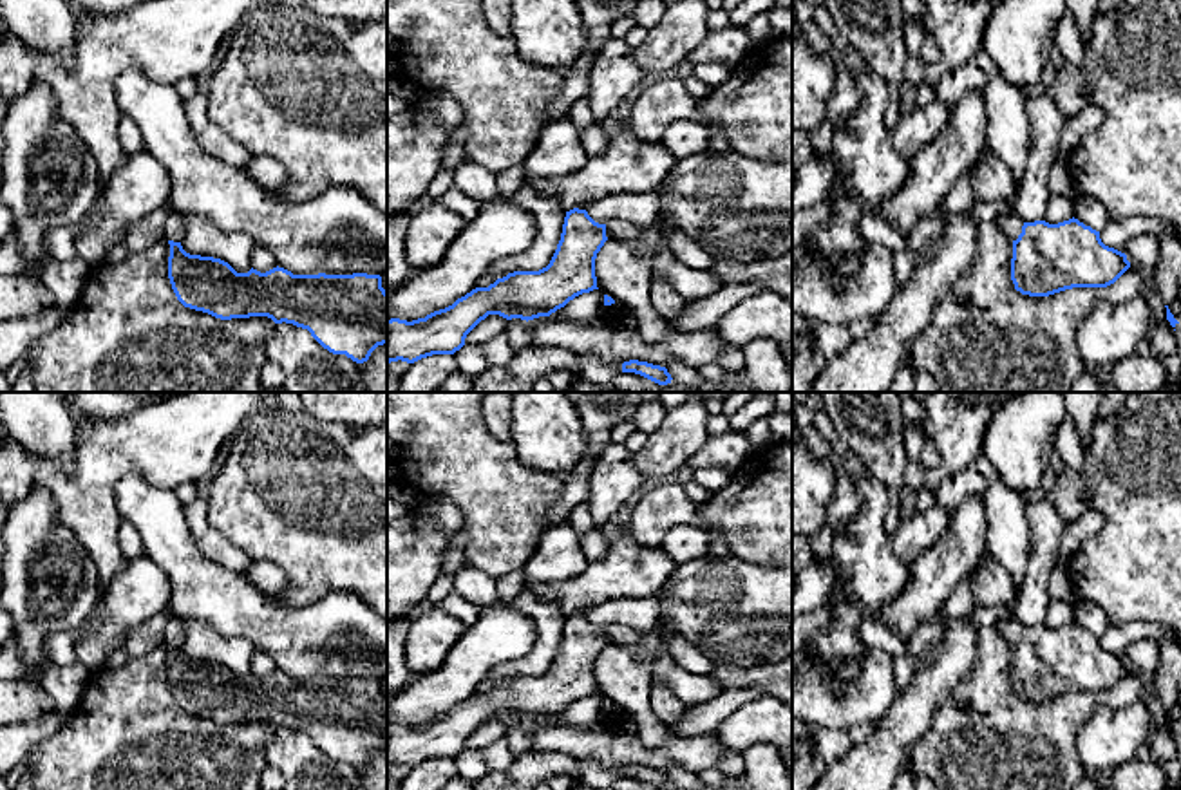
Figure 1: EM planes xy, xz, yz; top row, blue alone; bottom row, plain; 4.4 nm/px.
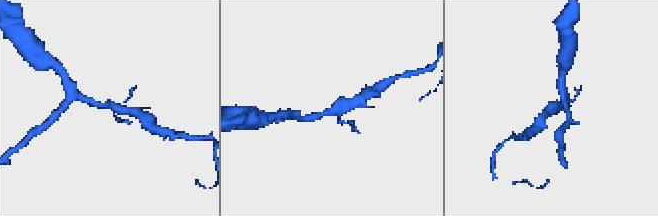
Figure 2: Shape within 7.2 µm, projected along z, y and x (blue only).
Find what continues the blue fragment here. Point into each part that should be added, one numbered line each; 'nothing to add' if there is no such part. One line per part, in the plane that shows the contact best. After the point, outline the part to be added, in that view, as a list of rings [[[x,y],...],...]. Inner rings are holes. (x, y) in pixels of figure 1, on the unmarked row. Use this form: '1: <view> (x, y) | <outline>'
1: yz (1010, 630) | [[[1015,616],[1002,620],[997,629],[1000,631],[1000,635],[1011,644],[1016,645],[1018,640],[1022,638],[1022,631],[1024,627],[1018,624],[1018,620]]]

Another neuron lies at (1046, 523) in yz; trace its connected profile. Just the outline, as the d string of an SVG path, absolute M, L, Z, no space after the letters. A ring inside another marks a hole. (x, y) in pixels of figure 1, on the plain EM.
M1044 495L1029 501L1029 562L1013 616L1022 627L1042 625L1049 606L1049 580L1058 562L1058 544L1069 517L1062 515Z

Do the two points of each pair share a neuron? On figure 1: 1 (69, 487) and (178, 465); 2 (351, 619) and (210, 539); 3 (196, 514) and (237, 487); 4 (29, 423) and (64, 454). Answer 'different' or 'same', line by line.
1: same
2: different
3: different
4: same

